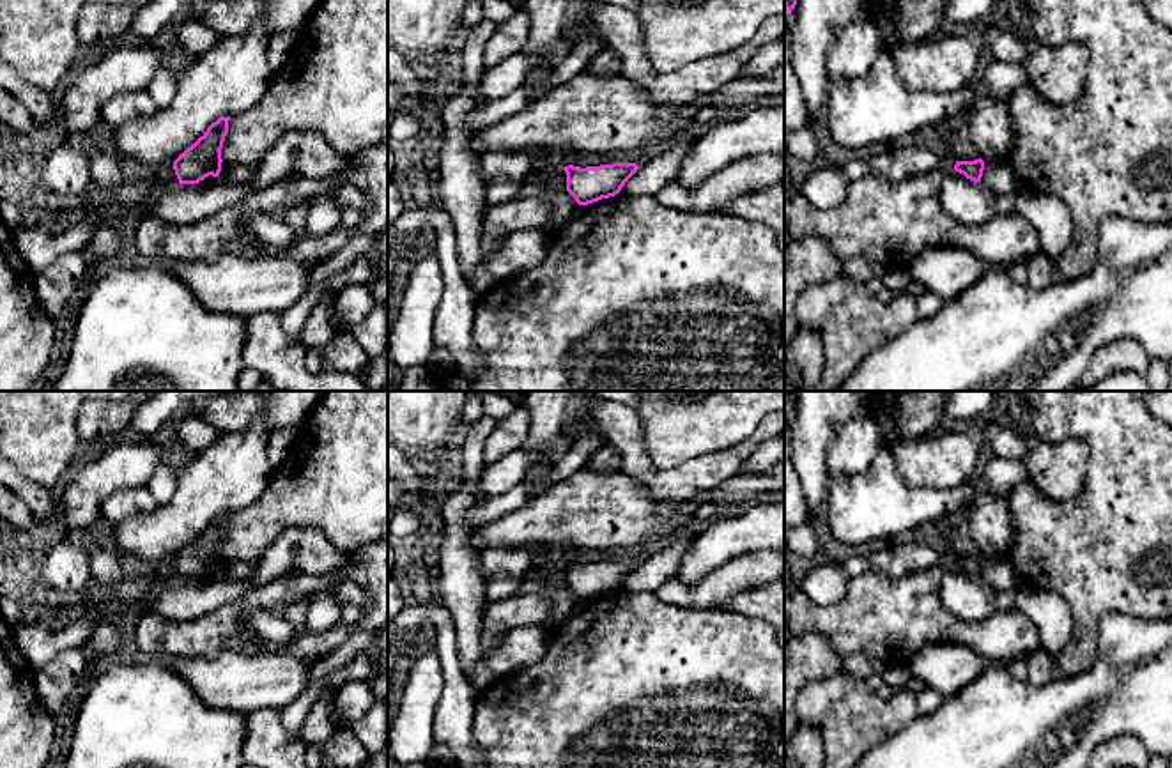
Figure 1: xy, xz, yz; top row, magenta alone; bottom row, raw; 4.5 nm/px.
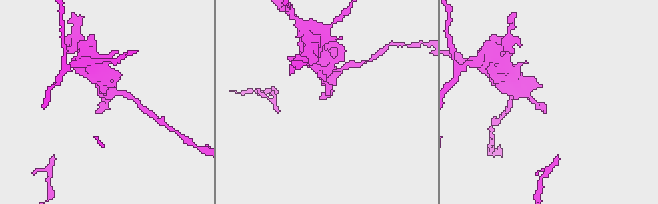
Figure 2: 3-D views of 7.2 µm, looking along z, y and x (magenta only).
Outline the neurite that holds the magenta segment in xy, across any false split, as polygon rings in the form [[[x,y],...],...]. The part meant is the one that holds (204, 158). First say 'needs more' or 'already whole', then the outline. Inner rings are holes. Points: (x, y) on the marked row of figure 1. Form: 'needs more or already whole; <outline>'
already whole; [[[220,117],[207,131],[173,161],[179,184],[198,184],[221,172],[221,149],[228,133],[230,117]]]

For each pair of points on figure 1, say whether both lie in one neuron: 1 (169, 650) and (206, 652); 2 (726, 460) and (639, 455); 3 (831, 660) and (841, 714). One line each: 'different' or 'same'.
1: same
2: same
3: different

